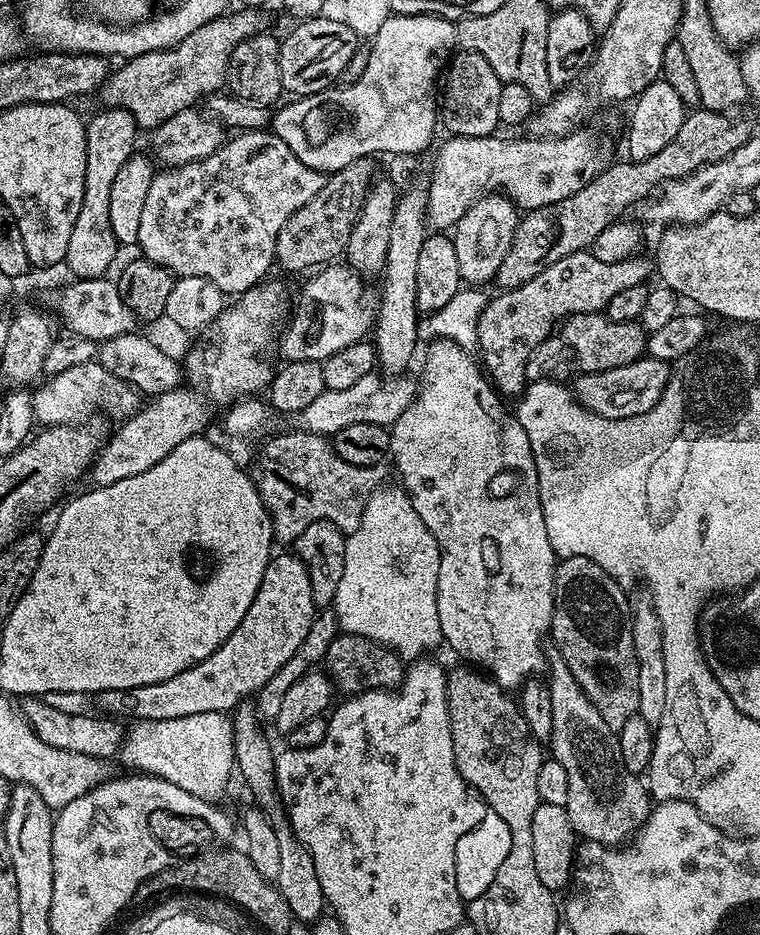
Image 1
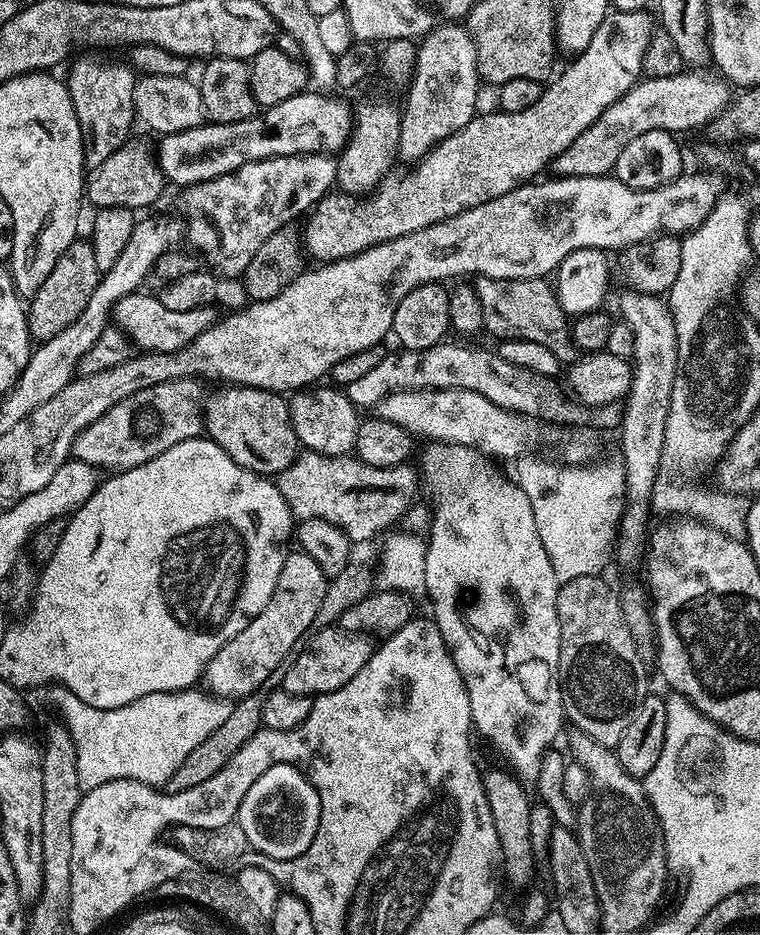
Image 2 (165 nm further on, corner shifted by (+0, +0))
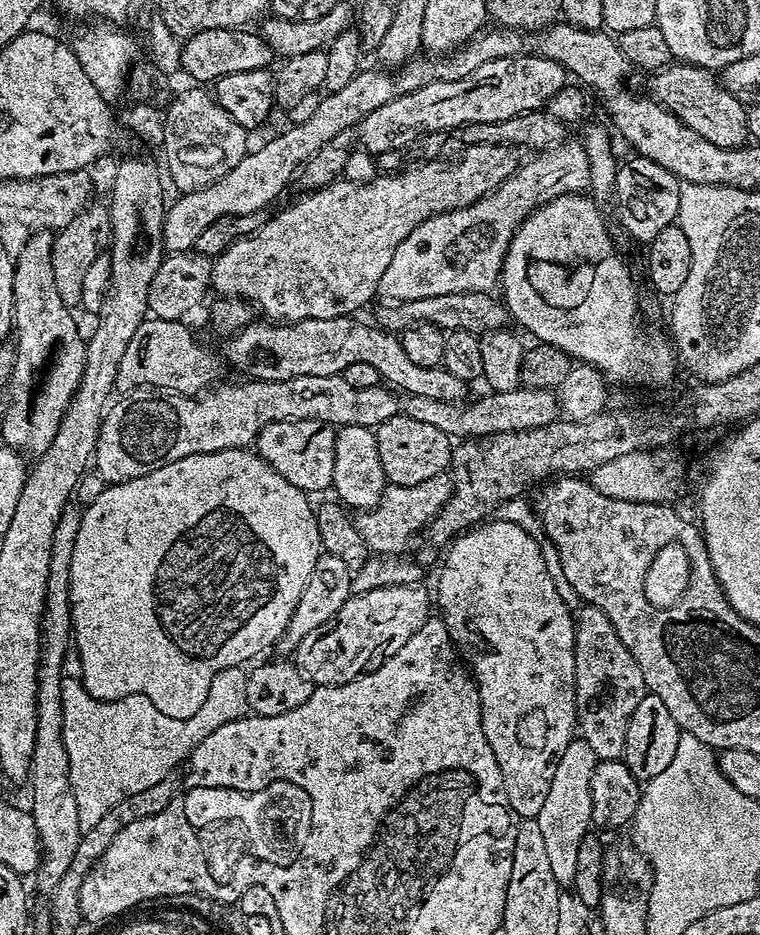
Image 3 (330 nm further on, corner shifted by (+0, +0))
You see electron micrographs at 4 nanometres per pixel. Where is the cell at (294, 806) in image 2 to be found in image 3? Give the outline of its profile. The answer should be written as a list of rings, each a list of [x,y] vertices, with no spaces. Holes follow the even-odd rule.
[[[274,780],[258,791],[246,792],[232,787],[210,787],[197,784],[183,793],[180,803],[183,815],[192,828],[215,823],[216,820],[240,821],[248,832],[249,847],[257,860],[280,867],[291,865],[303,854],[313,837],[313,802],[308,790],[289,780]]]

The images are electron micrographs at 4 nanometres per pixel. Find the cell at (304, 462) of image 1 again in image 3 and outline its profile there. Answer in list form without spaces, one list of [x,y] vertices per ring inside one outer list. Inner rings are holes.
[[[451,475],[435,476],[434,478],[426,478],[426,482],[418,482],[418,486],[398,486],[397,484],[385,487],[382,498],[378,502],[378,506],[374,506],[371,510],[364,510],[355,517],[356,528],[362,534],[362,538],[366,542],[369,553],[379,554],[382,556],[395,556],[405,551],[404,547],[419,534],[420,531],[427,529],[435,520],[444,507],[447,506],[452,497],[453,487]]]

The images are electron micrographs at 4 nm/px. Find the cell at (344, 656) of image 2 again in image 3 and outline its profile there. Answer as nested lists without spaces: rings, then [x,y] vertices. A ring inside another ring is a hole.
[[[420,584],[382,586],[366,594],[353,594],[330,622],[322,622],[318,630],[310,630],[302,638],[294,653],[294,663],[316,686],[345,684],[360,679],[371,669],[381,668],[430,619],[428,611],[433,611],[434,604],[429,589],[427,592],[424,588]]]

